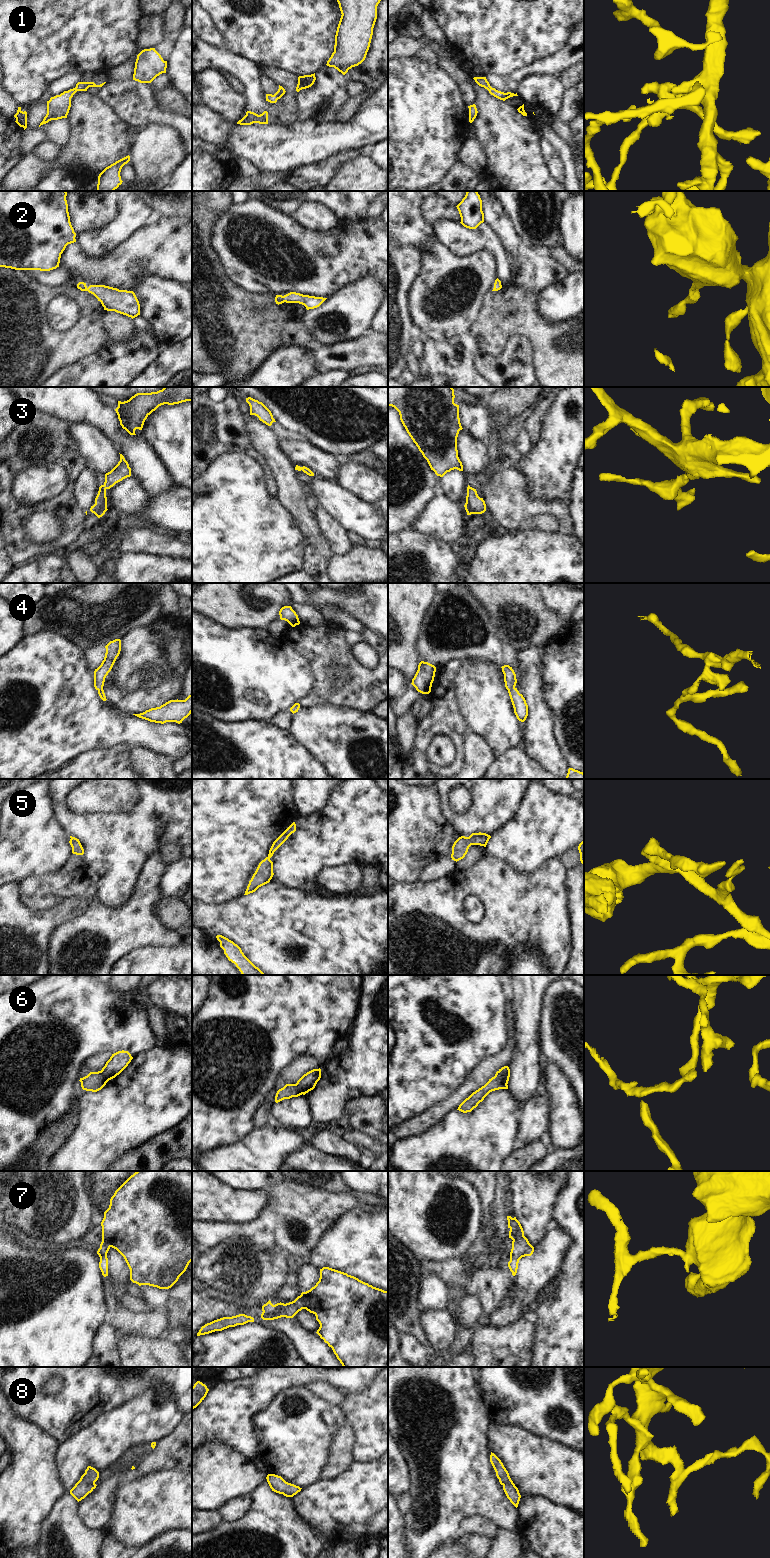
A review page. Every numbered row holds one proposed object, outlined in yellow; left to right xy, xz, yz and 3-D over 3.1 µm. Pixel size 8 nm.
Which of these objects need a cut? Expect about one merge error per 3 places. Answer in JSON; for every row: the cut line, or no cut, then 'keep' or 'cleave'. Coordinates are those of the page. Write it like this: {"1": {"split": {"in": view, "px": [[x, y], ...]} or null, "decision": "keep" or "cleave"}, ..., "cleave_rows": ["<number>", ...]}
{"1": {"split": null, "decision": "keep"}, "2": {"split": null, "decision": "keep"}, "3": {"split": null, "decision": "keep"}, "4": {"split": null, "decision": "keep"}, "5": {"split": null, "decision": "keep"}, "6": {"split": {"in": "xy", "px": [[100, 1071], [108, 1080]]}, "decision": "cleave"}, "7": {"split": {"in": "xz", "px": [[300, 1295], [304, 1308]]}, "decision": "cleave"}, "8": {"split": null, "decision": "keep"}, "cleave_rows": ["6", "7"]}

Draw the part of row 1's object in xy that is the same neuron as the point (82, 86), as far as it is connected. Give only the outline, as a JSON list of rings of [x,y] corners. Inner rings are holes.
[[[78,82],[75,88],[51,97],[50,100],[47,101],[47,114],[39,127],[51,120],[67,118],[71,107],[71,98],[77,91],[87,91],[89,87],[102,87],[105,83],[106,82],[96,85],[94,82]]]

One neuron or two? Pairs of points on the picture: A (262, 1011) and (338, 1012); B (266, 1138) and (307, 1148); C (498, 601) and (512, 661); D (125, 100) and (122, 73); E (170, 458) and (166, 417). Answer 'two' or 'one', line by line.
A: one
B: two
C: two
D: two
E: one

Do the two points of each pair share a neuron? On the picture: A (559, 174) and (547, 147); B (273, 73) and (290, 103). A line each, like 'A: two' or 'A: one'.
A: one
B: one

